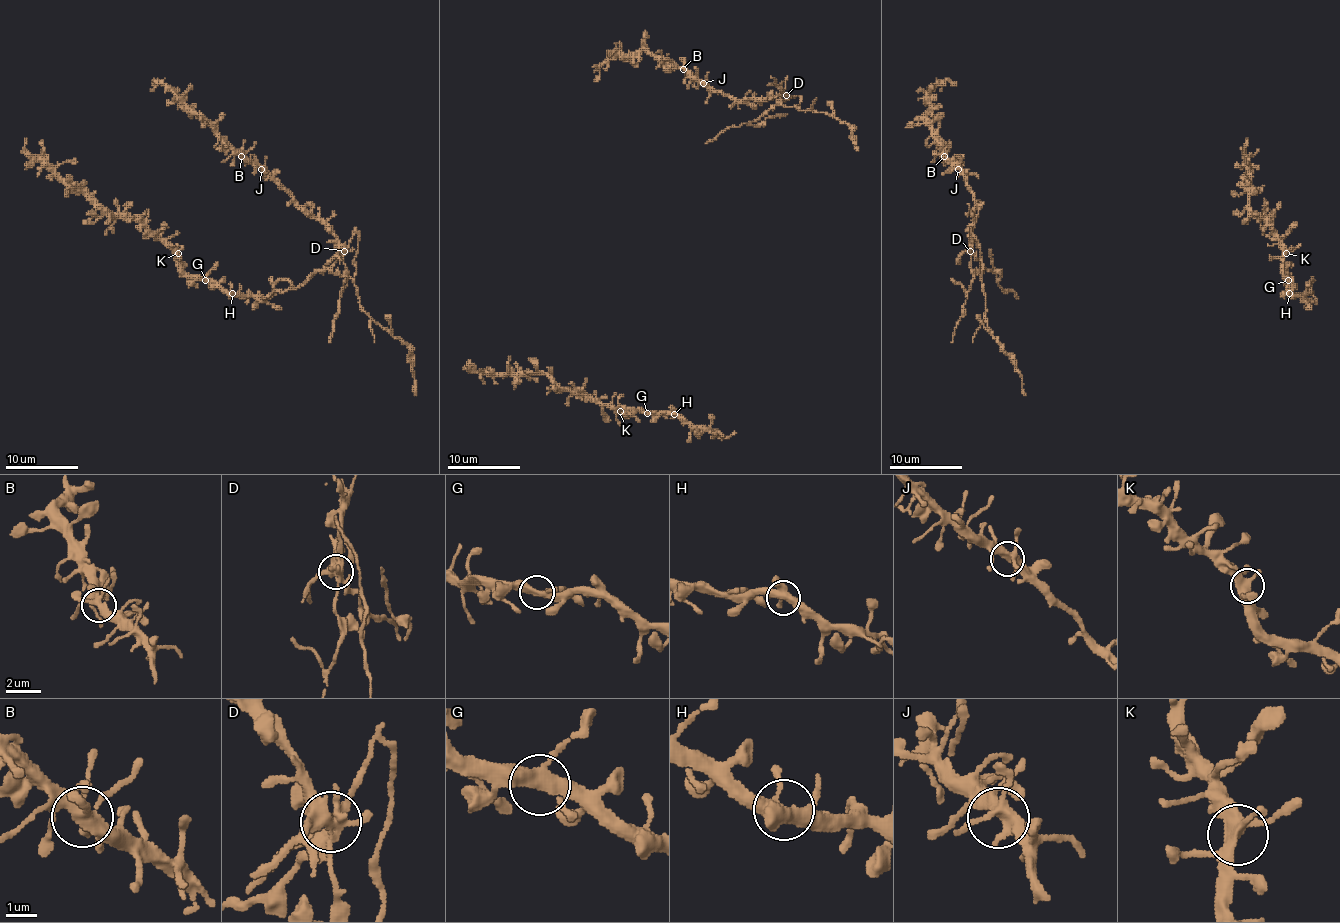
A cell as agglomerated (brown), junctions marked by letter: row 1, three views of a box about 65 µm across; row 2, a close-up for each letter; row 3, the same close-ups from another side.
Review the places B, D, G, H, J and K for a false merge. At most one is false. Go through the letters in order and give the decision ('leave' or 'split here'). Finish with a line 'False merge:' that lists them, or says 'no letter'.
B: leave
D: split here
G: leave
H: leave
J: leave
K: leave
False merge: D

